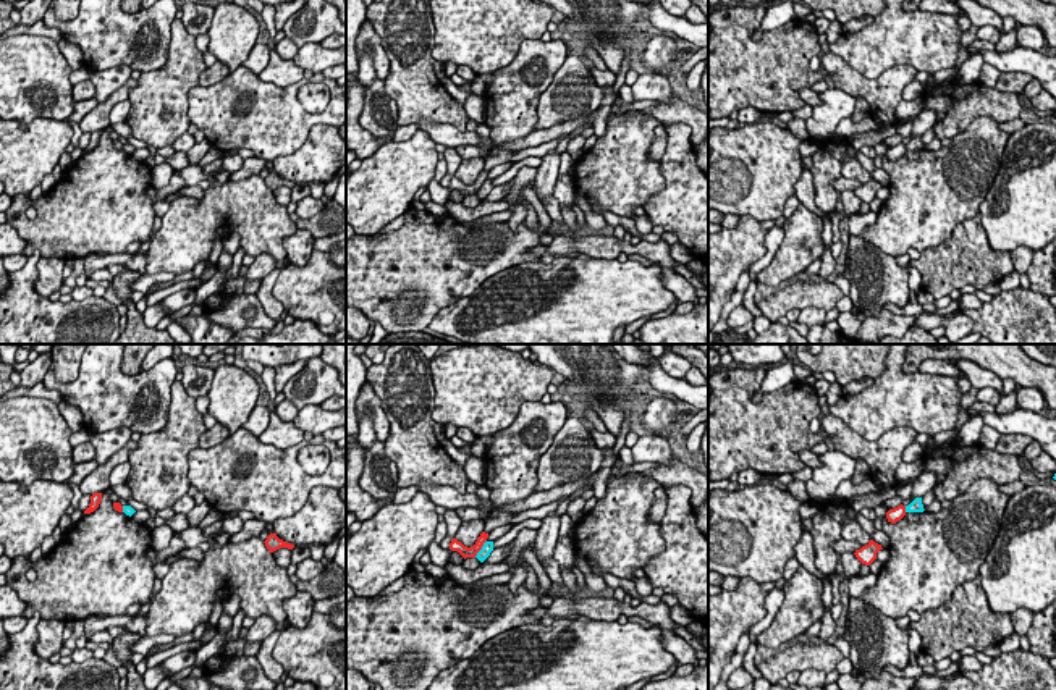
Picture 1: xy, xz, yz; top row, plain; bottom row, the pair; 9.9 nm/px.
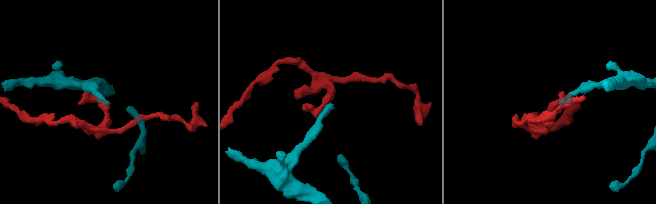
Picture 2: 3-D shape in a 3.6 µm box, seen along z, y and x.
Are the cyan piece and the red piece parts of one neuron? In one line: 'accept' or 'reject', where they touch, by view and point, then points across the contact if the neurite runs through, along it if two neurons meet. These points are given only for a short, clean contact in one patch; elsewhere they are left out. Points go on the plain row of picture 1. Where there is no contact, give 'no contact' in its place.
reject; contact xz (482, 186); border xz (485, 178), (474, 194)

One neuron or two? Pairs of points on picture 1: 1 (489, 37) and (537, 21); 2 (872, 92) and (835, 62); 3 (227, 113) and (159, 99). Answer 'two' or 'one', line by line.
1: one
2: one
3: two

